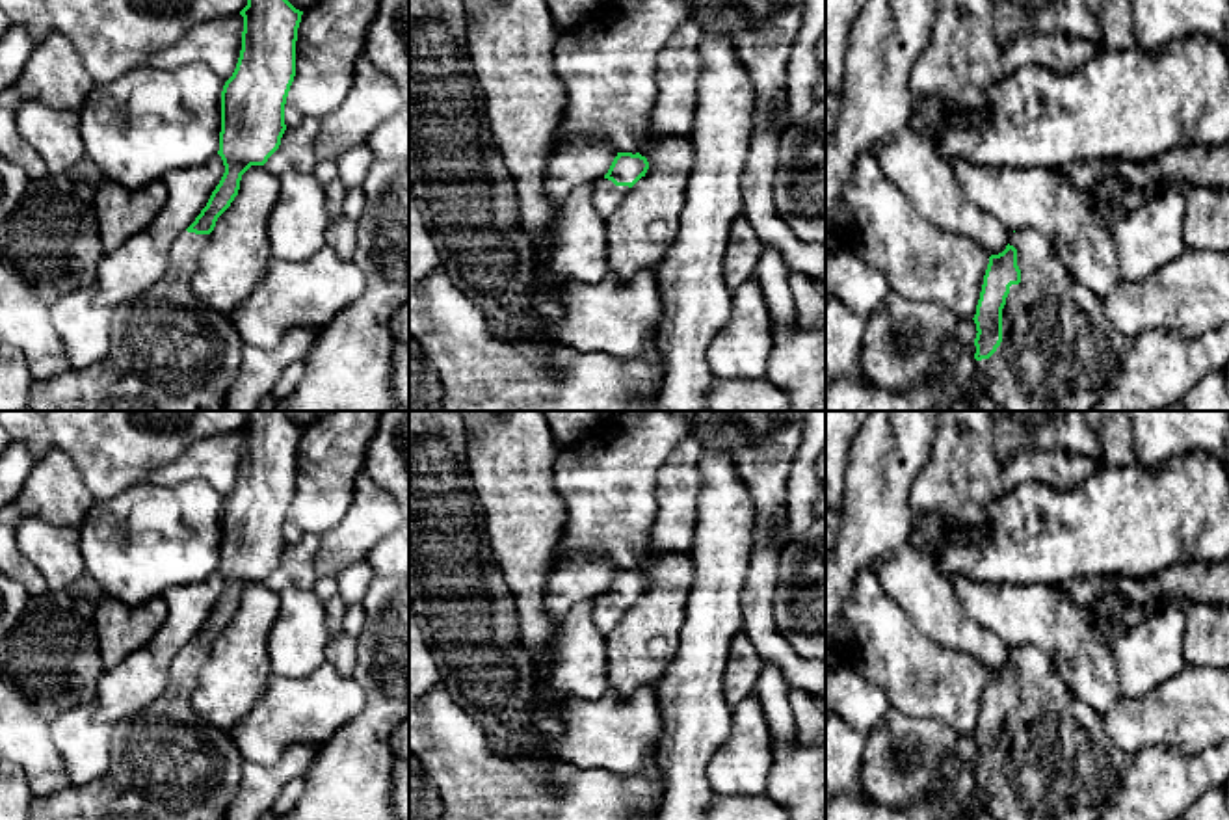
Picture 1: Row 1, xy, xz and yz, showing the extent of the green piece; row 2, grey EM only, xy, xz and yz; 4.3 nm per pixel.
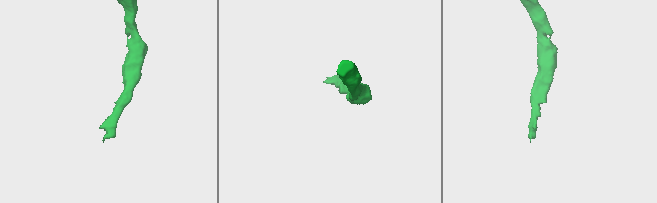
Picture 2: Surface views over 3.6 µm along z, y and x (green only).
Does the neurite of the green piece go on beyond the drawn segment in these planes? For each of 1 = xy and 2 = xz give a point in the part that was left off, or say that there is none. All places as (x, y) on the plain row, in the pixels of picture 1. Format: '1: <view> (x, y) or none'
1: xy (166, 763)
2: xz (607, 612)

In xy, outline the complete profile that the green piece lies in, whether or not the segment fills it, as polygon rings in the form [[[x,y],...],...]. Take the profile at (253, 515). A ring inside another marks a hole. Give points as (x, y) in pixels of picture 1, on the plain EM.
[[[247,411],[247,422],[240,431],[244,433],[242,467],[236,485],[221,508],[218,571],[223,576],[225,589],[219,601],[195,638],[171,660],[165,692],[138,714],[113,723],[108,772],[84,787],[69,787],[50,796],[33,798],[28,820],[225,820],[225,811],[240,788],[245,760],[232,738],[197,716],[192,695],[218,634],[238,612],[242,591],[251,582],[264,582],[281,562],[286,547],[284,521],[296,493],[296,457],[303,428],[296,426],[284,411]]]

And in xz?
[[[617,569],[608,589],[593,601],[593,621],[608,634],[623,617],[627,608],[645,593],[649,578],[640,569]]]

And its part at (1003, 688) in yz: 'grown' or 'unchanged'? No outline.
grown

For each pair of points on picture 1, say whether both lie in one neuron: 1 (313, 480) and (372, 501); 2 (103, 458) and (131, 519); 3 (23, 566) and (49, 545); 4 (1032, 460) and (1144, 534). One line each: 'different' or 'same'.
1: different
2: different
3: different
4: different

